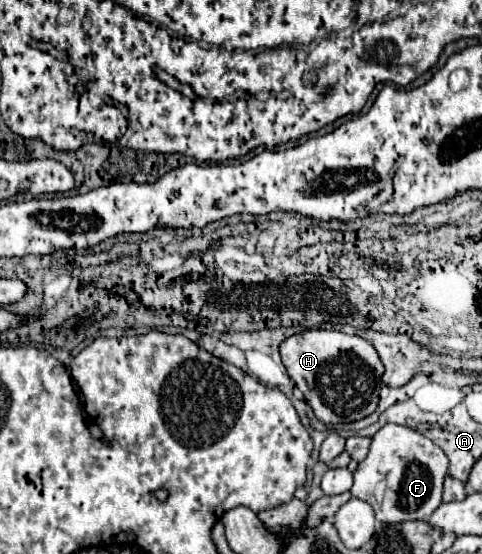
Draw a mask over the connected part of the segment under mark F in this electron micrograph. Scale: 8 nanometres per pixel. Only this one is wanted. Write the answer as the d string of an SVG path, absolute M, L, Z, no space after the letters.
M385 424L371 440L371 450L363 462L359 462L357 470L353 472L353 488L351 494L353 498L359 498L367 502L375 510L375 518L385 524L401 524L407 520L427 520L437 506L441 504L441 488L443 480L447 476L449 460L445 452L433 444L429 438L423 434L401 426L401 424Z

